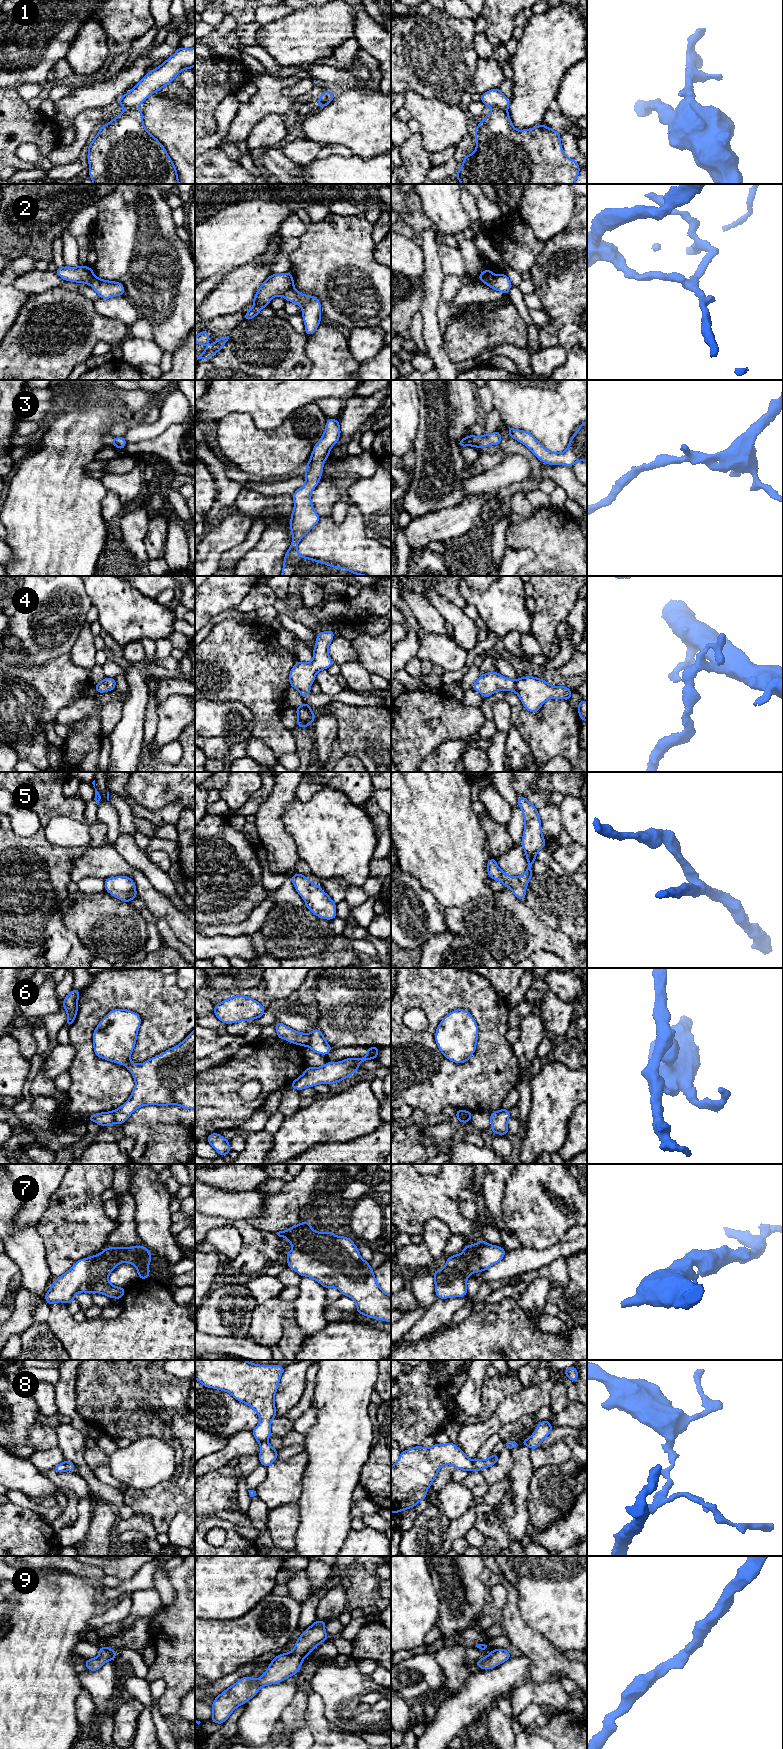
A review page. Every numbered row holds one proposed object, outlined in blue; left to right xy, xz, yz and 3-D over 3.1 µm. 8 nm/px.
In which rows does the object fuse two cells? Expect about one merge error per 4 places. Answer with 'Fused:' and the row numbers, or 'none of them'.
Fused: 1, 2, 6, 8

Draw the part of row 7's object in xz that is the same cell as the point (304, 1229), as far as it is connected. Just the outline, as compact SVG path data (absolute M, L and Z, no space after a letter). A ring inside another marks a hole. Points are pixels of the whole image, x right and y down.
M308 1221L276 1233L287 1239L293 1250L286 1252L287 1266L300 1276L310 1277L324 1288L337 1288L346 1297L352 1298L357 1306L357 1313L367 1317L391 1322L391 1295L378 1285L374 1270L369 1262L362 1259L357 1246L348 1237L335 1236L332 1231L316 1232Z

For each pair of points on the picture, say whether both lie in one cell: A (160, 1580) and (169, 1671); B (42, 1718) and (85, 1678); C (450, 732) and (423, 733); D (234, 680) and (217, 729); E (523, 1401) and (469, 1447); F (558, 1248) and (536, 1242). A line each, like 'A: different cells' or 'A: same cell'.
A: different cells
B: different cells
C: same cell
D: different cells
E: same cell
F: different cells

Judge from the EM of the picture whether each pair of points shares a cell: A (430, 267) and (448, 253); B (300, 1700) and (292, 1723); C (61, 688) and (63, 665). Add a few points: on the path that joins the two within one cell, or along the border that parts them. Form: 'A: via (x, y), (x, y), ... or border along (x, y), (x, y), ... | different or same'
A: border along (438, 245), (441, 268), (445, 274) | different
B: via (298, 1706), (293, 1717) | same
C: via (61, 682), (61, 671) | same

